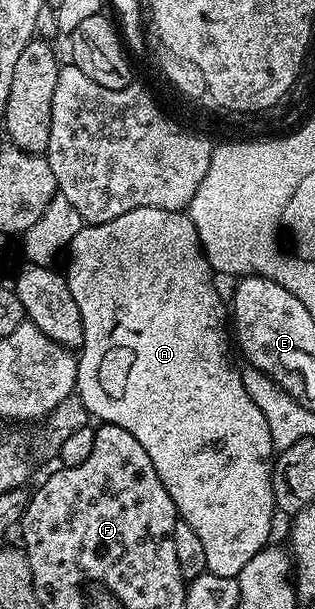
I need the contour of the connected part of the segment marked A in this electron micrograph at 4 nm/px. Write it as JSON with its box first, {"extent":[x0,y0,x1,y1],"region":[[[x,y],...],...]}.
{"extent":[64,207,276,577],"region":[[[140,207],[136,211],[128,211],[128,215],[120,215],[120,219],[112,219],[108,223],[100,223],[99,225],[83,224],[82,230],[70,240],[68,246],[69,253],[70,262],[67,263],[66,269],[64,268],[64,276],[68,283],[68,291],[72,291],[72,299],[76,299],[76,303],[80,307],[80,319],[84,323],[84,339],[82,340],[81,350],[77,354],[78,384],[76,386],[76,396],[84,403],[84,407],[90,413],[91,418],[97,419],[99,422],[107,425],[124,427],[124,431],[136,435],[136,443],[140,443],[140,447],[144,447],[144,451],[148,451],[148,459],[152,459],[152,467],[156,467],[156,475],[160,475],[160,483],[164,483],[164,491],[168,491],[168,495],[176,507],[179,518],[186,521],[188,527],[192,527],[192,531],[196,531],[197,537],[200,538],[200,544],[204,547],[204,559],[206,560],[207,570],[216,575],[237,577],[238,572],[244,567],[244,563],[248,563],[248,559],[252,559],[252,555],[256,555],[261,549],[265,549],[271,540],[270,528],[274,525],[274,517],[276,518],[274,496],[272,495],[272,471],[274,470],[276,450],[272,443],[272,431],[268,431],[268,419],[264,419],[264,411],[260,411],[260,407],[256,407],[256,403],[252,403],[252,395],[248,395],[248,391],[244,387],[239,366],[236,367],[230,362],[230,345],[226,342],[226,333],[228,337],[228,309],[227,306],[226,309],[222,306],[224,298],[219,286],[217,284],[214,286],[216,274],[210,268],[210,262],[207,261],[206,254],[202,251],[202,244],[198,241],[198,232],[192,223],[192,219],[182,211],[164,211],[160,207]]]}

